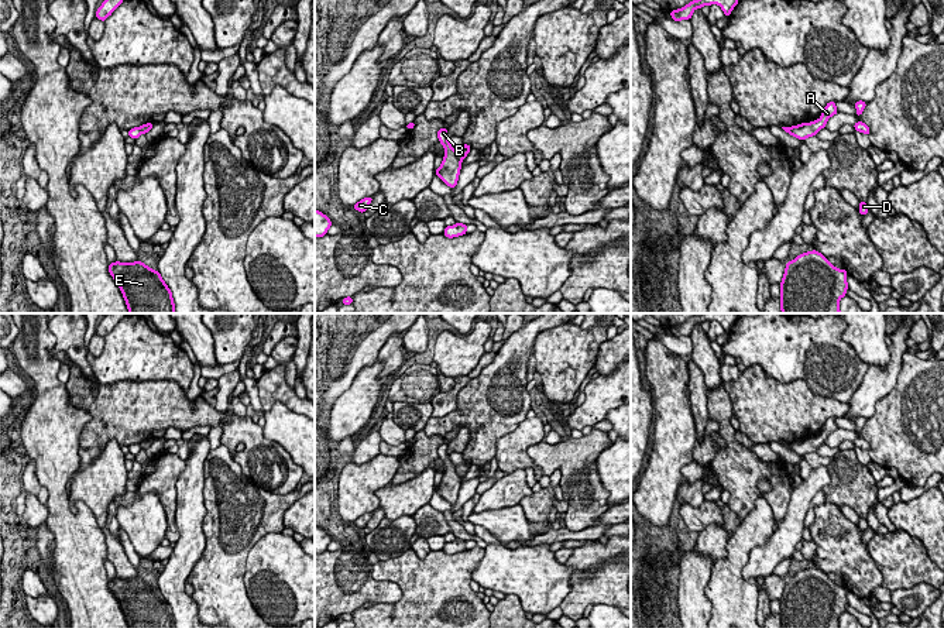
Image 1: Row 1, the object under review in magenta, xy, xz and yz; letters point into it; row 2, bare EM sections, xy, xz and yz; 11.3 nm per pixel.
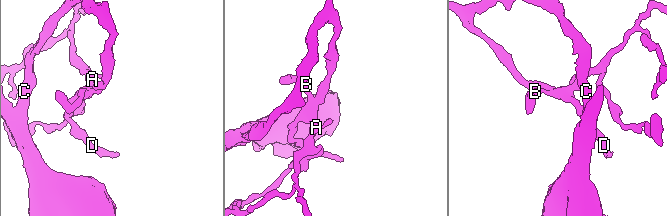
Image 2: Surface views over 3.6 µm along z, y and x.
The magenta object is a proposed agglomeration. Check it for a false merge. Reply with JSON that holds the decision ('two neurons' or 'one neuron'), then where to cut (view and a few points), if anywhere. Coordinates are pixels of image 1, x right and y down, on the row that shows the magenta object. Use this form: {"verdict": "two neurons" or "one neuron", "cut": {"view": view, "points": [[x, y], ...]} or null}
{"verdict": "two neurons", "cut": {"view": "xz", "points": [[455, 151], [460, 162]]}}

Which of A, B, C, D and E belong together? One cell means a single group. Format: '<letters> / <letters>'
A B D / C E

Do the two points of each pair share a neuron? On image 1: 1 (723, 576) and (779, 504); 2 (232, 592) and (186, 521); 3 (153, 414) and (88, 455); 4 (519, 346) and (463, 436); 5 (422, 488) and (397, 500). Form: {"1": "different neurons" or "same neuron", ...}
{"1": "different neurons", "2": "different neurons", "3": "same neuron", "4": "different neurons", "5": "same neuron"}

